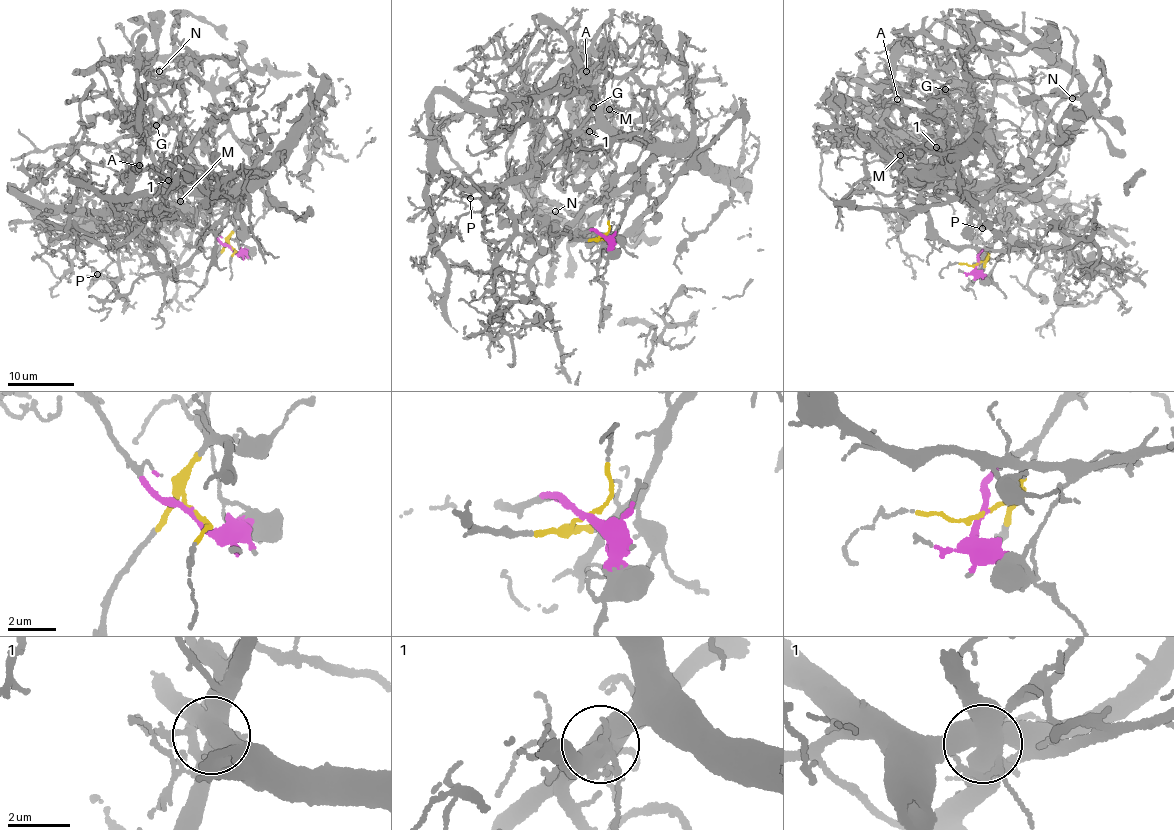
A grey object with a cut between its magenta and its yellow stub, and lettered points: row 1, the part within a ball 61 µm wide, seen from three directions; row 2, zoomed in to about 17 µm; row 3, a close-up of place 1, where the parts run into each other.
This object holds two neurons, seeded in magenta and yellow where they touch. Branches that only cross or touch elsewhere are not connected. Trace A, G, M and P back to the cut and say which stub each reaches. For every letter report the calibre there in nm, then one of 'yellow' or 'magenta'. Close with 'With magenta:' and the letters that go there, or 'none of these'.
A: 80 nm | magenta
G: 120 nm | yellow
M: 180 nm | magenta
P: 130 nm | magenta
With magenta: A, M, P

